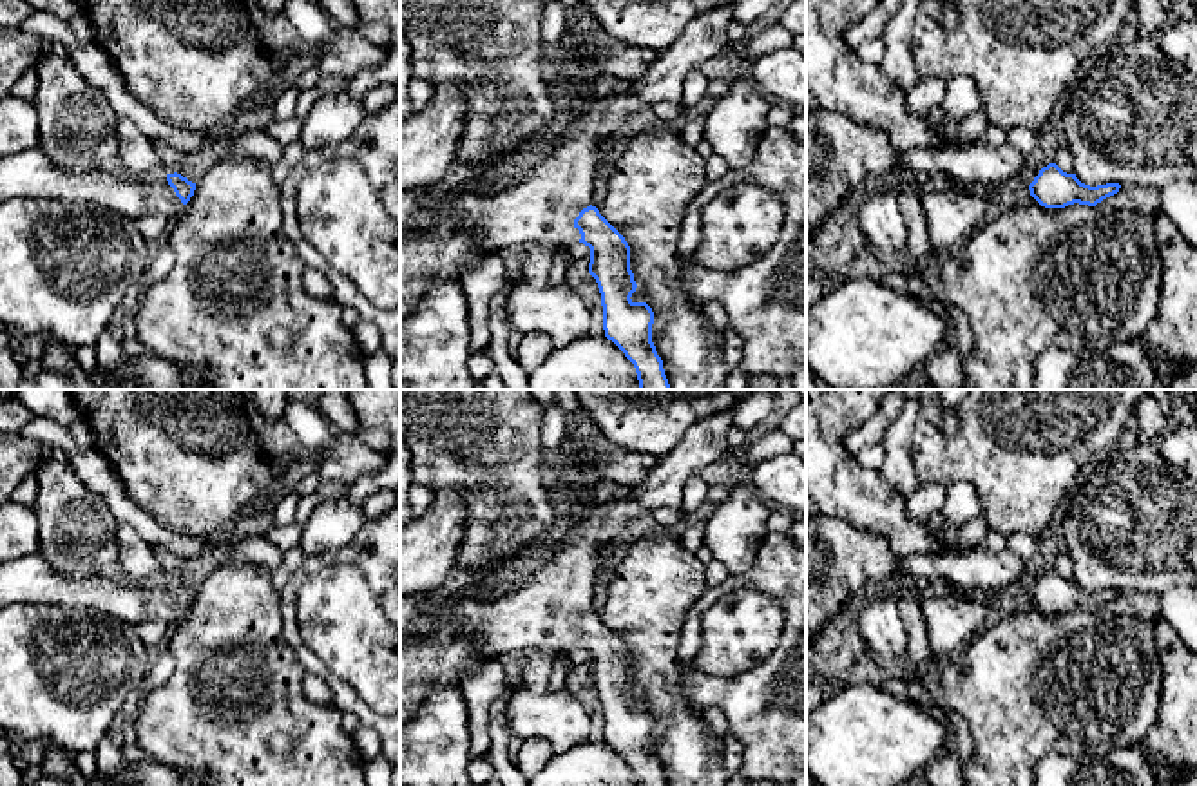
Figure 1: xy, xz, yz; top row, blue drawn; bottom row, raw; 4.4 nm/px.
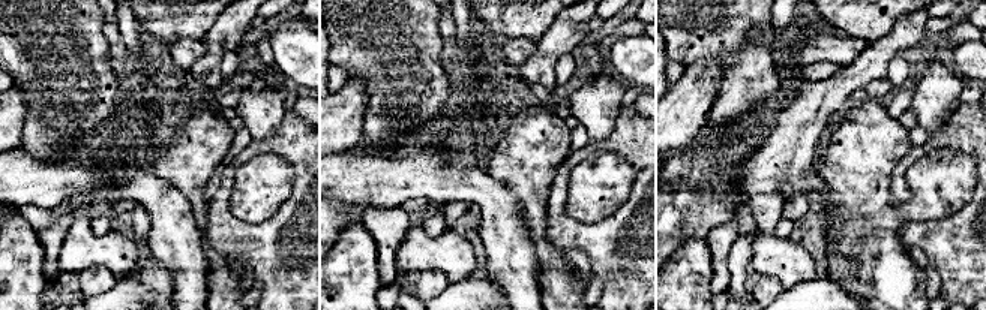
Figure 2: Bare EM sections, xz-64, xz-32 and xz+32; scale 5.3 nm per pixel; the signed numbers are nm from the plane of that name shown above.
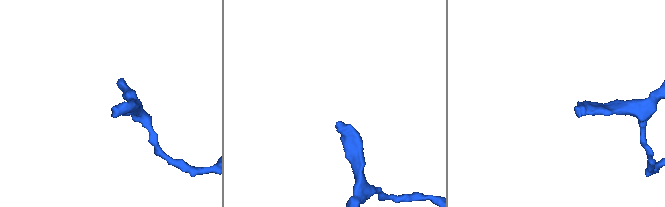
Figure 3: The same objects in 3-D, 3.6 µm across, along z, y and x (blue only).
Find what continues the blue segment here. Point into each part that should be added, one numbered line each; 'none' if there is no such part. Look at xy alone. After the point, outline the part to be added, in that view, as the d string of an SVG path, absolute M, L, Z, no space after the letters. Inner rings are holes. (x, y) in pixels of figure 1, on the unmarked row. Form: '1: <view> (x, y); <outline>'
1: xy (26, 580); M38 552L0 563L0 609L14 603L91 609L134 627L147 619L172 623L185 614L165 580L71 580L58 574Z

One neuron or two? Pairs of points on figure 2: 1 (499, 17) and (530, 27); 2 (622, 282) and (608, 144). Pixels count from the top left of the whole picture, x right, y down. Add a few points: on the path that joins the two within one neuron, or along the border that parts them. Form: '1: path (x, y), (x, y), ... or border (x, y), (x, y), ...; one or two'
1: path (506, 17), (520, 17), (523, 20); one
2: path (640, 244), (640, 168); one

